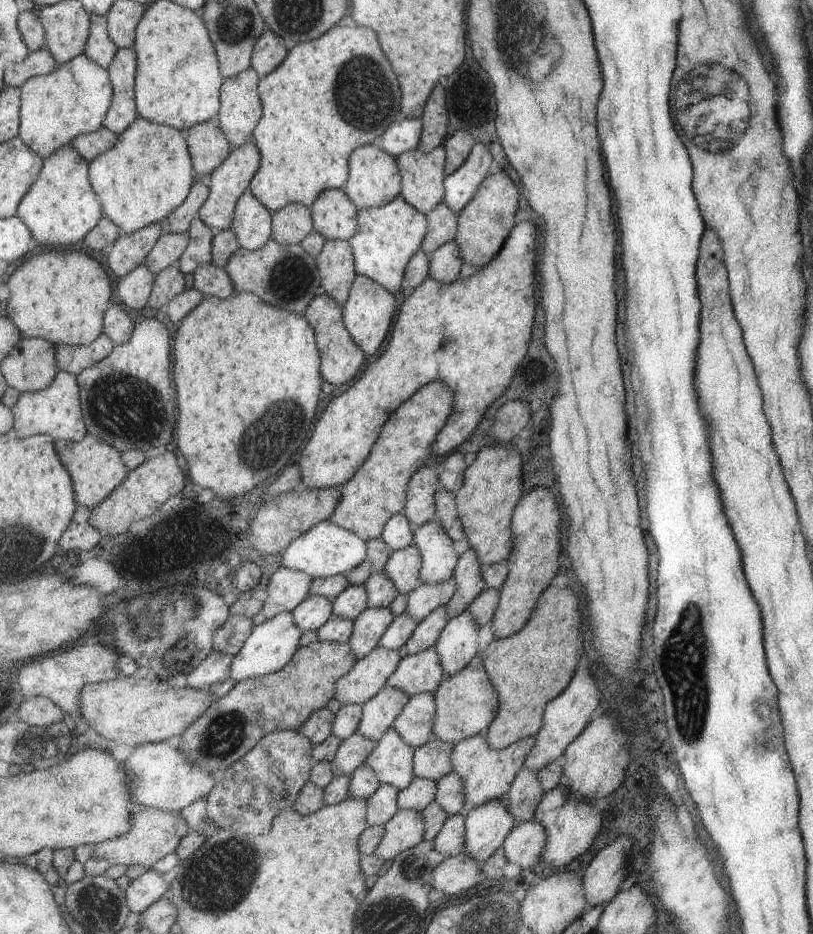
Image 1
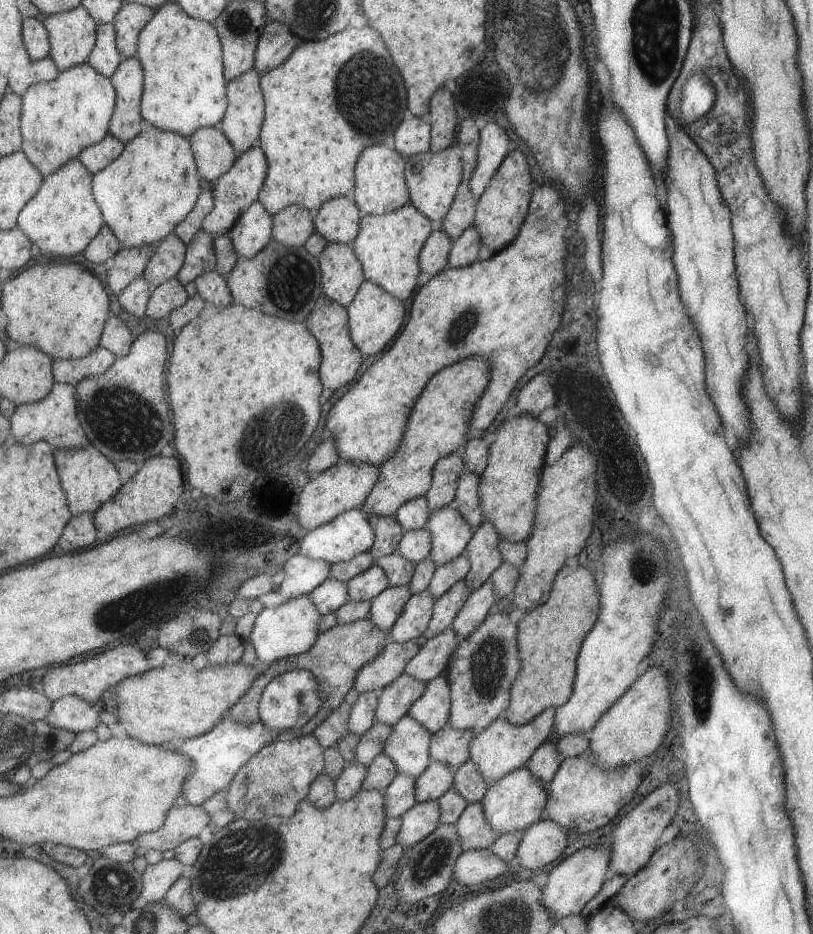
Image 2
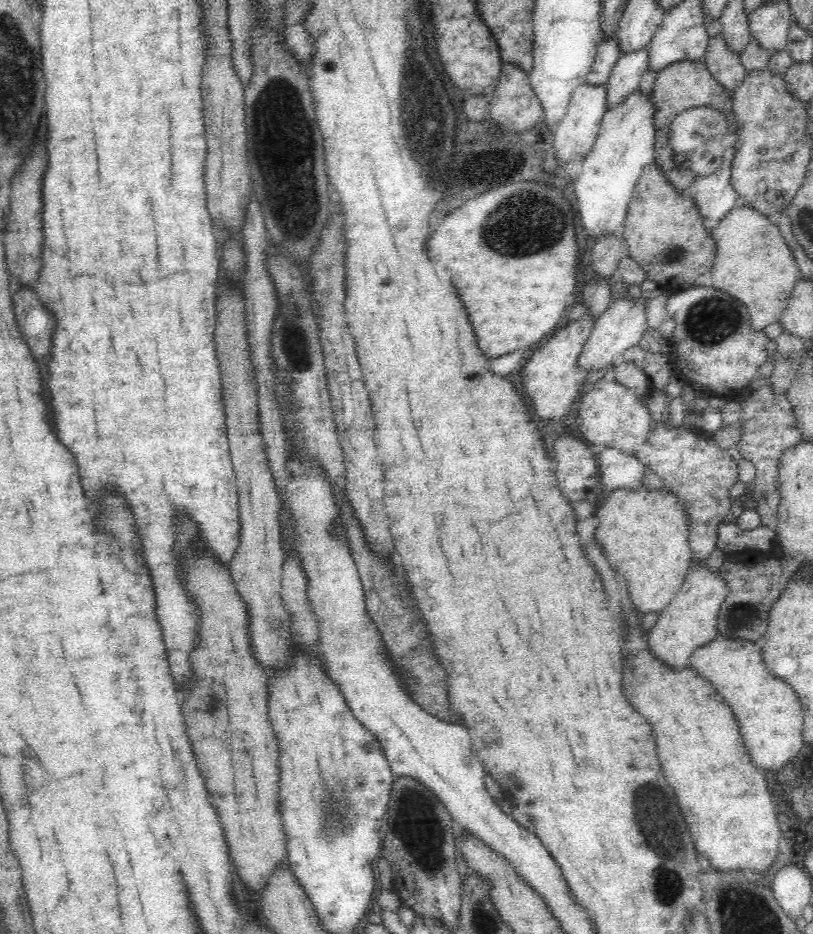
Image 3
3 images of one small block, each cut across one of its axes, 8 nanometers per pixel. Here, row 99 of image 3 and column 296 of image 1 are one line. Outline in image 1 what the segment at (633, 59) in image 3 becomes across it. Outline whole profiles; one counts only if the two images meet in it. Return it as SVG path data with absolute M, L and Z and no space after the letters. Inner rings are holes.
M319 595L307 596L291 613L292 620L301 634L317 631L332 618L332 604Z

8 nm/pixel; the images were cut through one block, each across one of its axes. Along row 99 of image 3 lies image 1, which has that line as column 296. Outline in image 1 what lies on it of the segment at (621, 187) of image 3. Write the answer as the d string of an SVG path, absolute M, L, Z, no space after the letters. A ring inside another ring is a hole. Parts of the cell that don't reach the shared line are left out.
M289 612L278 613L274 618L266 619L262 624L253 626L249 637L231 660L228 678L237 683L280 670L298 650L300 636L301 632L296 628Z

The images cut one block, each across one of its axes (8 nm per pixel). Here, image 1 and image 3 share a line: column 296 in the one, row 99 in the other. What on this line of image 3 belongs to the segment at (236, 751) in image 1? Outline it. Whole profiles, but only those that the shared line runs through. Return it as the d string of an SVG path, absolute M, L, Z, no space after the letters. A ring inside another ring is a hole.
M704 60L676 62L662 68L657 72L657 78L651 90L651 102L654 104L654 116L652 121L655 129L654 149L655 164L660 167L668 183L674 189L684 192L692 182L696 180L697 175L690 169L678 169L676 163L672 161L674 156L673 148L669 145L669 128L671 122L682 112L696 107L709 107L718 110L726 117L729 132L737 132L737 120L733 112L731 97L722 85L718 85L710 75Z

